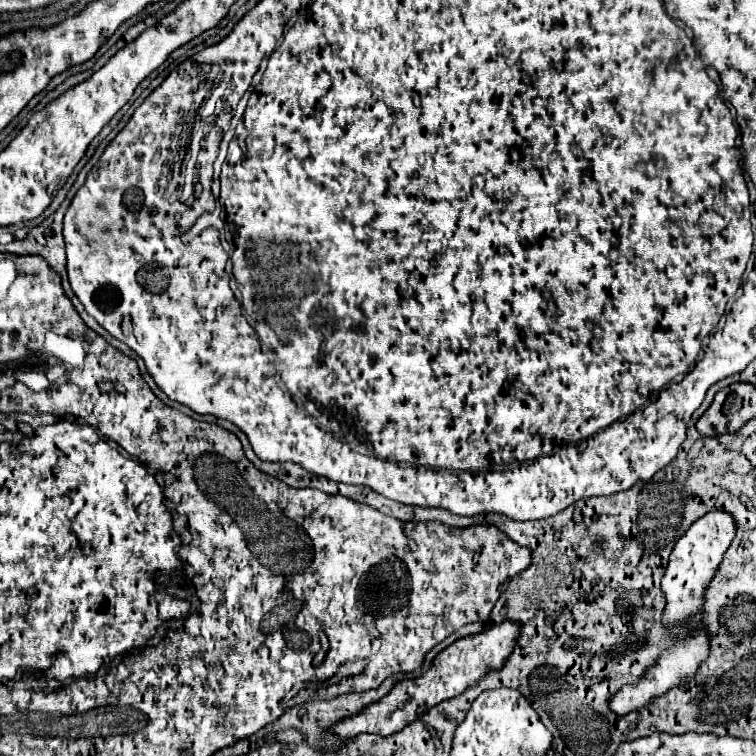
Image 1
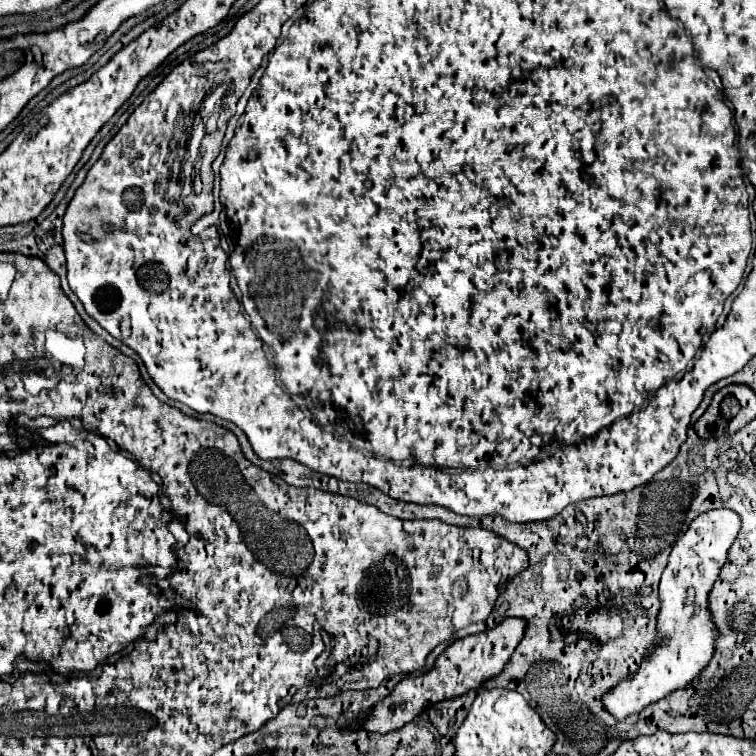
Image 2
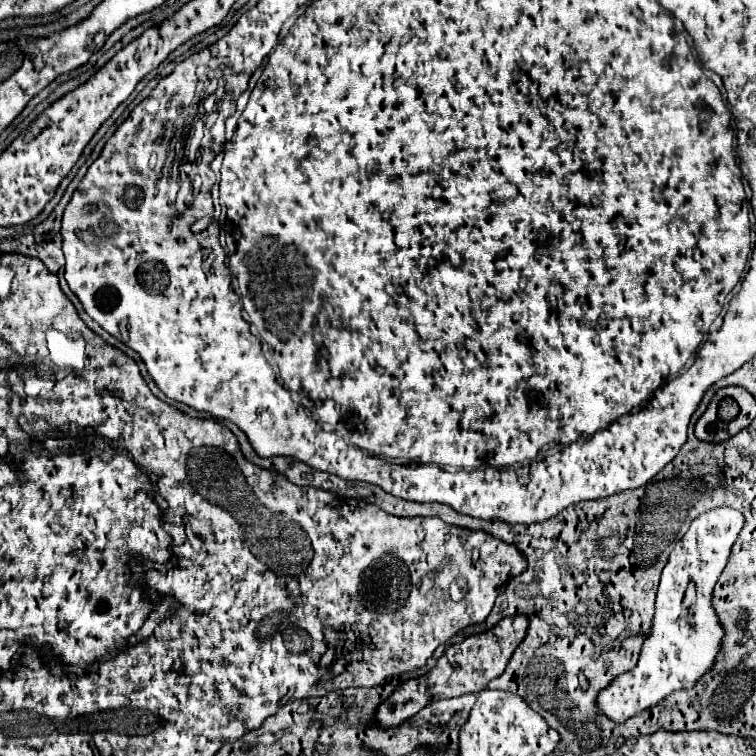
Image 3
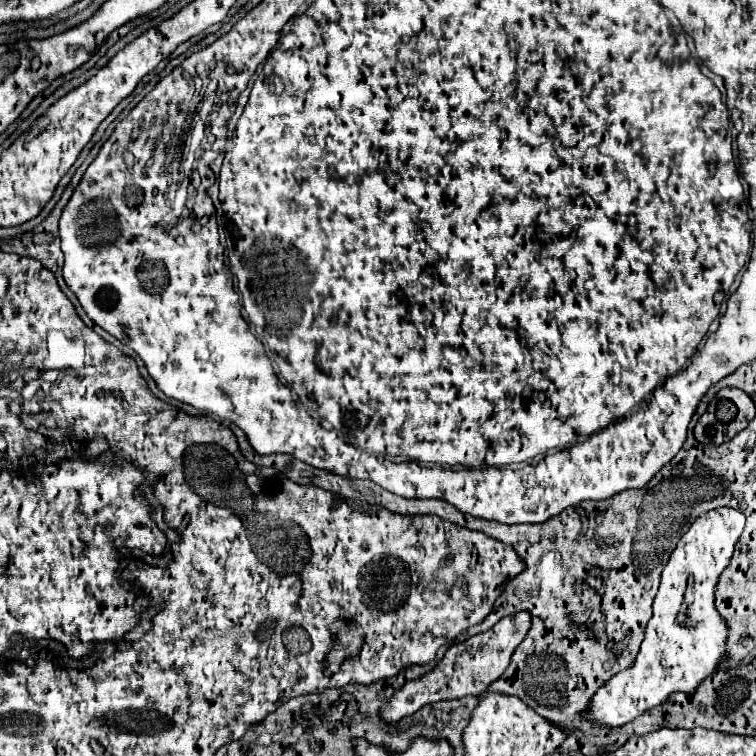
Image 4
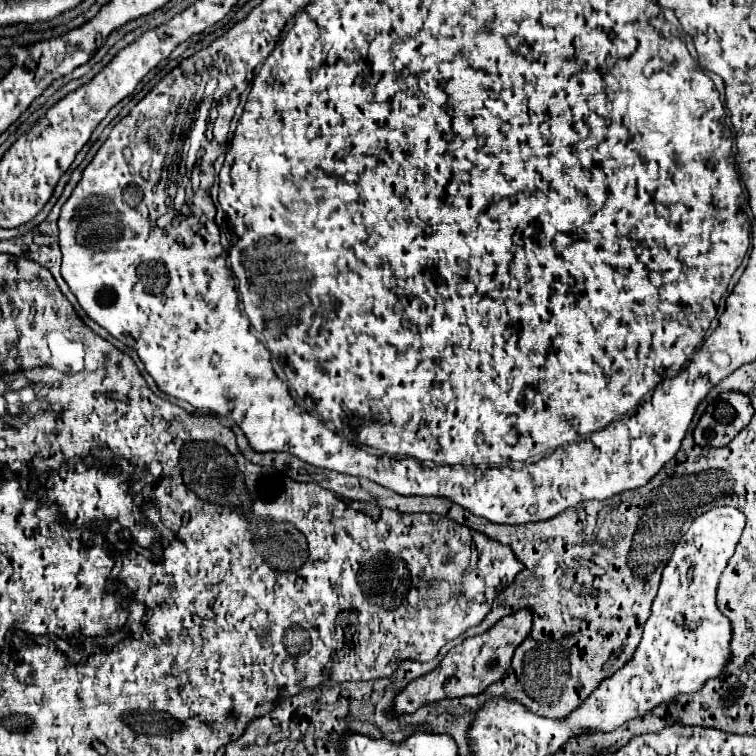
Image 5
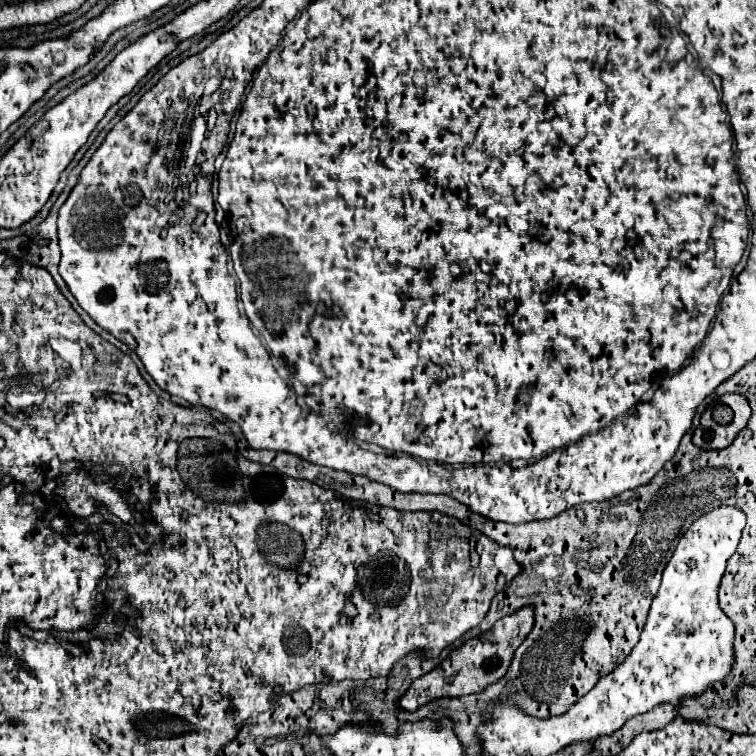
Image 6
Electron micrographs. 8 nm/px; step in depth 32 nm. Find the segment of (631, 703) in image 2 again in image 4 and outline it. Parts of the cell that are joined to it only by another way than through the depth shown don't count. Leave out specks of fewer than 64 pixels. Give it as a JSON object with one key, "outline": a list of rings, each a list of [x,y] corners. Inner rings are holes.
{"outline":[[[716,508],[692,522],[662,570],[654,616],[648,622],[636,664],[606,682],[590,700],[590,710],[582,718],[610,728],[622,726],[644,710],[658,706],[658,702],[666,702],[672,692],[692,692],[700,680],[716,672],[726,650],[728,628],[714,606],[714,588],[742,530],[744,514],[734,508]]]}

